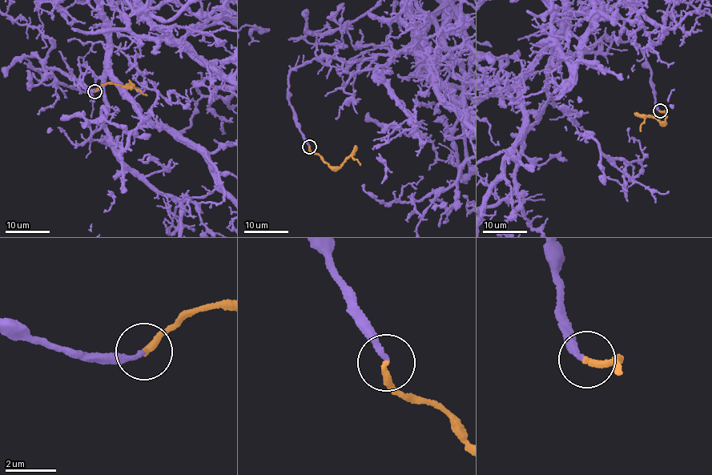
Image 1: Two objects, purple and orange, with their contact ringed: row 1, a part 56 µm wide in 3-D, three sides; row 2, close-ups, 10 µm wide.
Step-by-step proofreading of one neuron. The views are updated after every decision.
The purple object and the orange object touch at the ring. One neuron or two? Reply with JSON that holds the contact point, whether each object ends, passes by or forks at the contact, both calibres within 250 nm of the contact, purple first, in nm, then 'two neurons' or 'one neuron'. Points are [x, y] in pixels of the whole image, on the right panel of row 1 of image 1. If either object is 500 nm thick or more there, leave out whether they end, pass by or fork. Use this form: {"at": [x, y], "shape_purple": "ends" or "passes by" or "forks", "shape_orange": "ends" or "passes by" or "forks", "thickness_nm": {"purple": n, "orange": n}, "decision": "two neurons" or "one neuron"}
{"at": [660, 110], "shape_purple": "ends", "shape_orange": "ends", "thickness_nm": {"purple": 220, "orange": 240}, "decision": "one neuron"}

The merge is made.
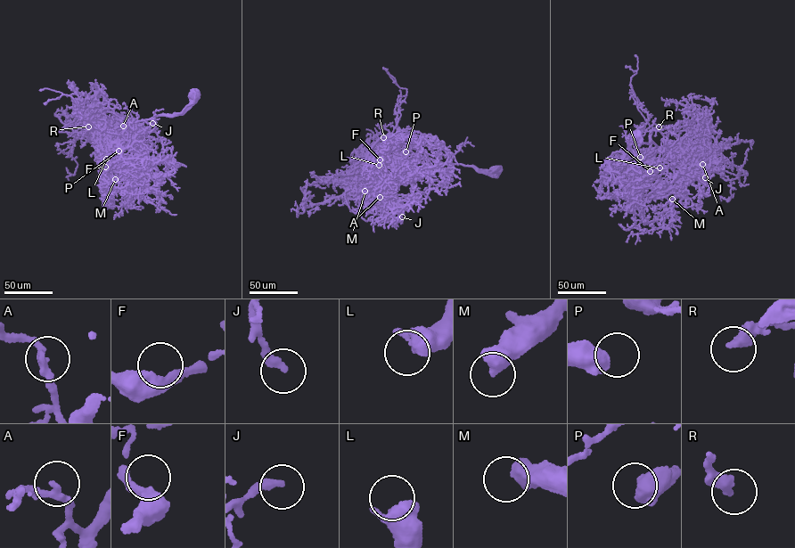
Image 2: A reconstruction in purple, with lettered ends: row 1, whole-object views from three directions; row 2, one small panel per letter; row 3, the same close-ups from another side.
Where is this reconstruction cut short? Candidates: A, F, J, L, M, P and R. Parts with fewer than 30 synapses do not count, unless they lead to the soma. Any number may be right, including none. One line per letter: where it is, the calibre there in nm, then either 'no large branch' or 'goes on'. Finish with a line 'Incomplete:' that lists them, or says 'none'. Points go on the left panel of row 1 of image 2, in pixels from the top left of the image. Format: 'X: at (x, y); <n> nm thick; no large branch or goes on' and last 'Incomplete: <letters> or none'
A: at (123, 126); 240 nm thick; no large branch
F: at (105, 167); 480 nm thick; no large branch
J: at (152, 123); 280 nm thick; no large branch
L: at (106, 159); 480 nm thick; no large branch
M: at (115, 179); 600 nm thick; goes on
P: at (118, 151); 650 nm thick; no large branch
R: at (88, 126); 440 nm thick; no large branch
Incomplete: M

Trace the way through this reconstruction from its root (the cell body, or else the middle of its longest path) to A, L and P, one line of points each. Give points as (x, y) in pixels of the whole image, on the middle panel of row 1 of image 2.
A: (497, 169), (487, 173), (471, 165), (446, 163), (427, 157), (412, 160), (397, 154), (381, 176), (380, 197)
L: (497, 169), (487, 173), (471, 165), (427, 157), (412, 160), (401, 154), (387, 159), (382, 167), (379, 165)
P: (497, 169), (487, 173), (471, 165), (446, 163), (427, 157), (412, 160), (396, 154), (405, 151)

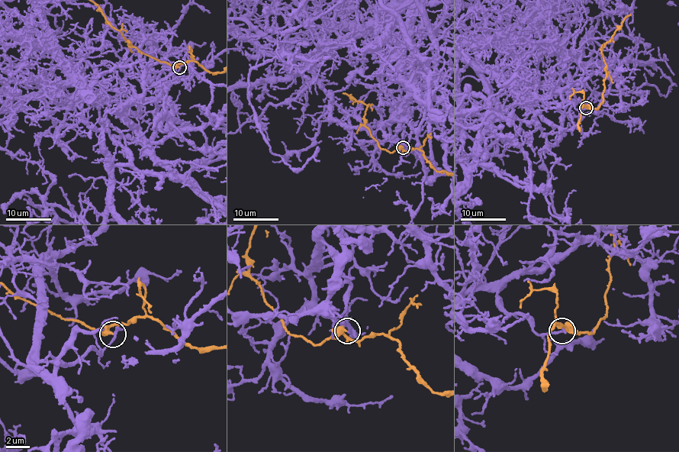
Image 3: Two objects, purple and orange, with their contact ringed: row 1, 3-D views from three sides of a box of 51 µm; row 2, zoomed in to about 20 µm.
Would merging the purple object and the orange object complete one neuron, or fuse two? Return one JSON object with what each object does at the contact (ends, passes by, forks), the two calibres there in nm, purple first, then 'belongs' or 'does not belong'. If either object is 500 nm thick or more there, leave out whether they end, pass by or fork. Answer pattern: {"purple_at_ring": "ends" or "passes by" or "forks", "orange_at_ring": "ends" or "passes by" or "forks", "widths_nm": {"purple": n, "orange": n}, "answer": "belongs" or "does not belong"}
{"purple_at_ring": "ends", "orange_at_ring": "passes by", "widths_nm": {"purple": 320, "orange": 280}, "answer": "does not belong"}

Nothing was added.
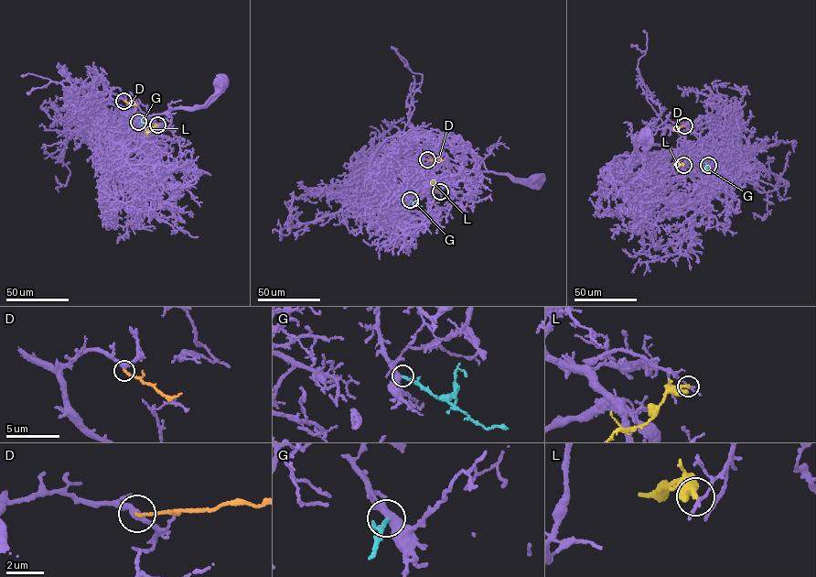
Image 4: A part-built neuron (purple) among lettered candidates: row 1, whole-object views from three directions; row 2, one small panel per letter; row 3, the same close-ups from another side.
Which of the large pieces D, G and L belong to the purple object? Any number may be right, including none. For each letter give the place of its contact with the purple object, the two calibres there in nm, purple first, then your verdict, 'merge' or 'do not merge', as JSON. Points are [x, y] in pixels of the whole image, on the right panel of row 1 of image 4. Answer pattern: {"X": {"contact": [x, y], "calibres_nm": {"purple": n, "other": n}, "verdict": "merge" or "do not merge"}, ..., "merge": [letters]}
{"D": {"contact": [684, 125], "calibres_nm": {"purple": 320, "other": 160}, "verdict": "do not merge"}, "G": {"contact": [708, 165], "calibres_nm": {"purple": 400, "other": 200}, "verdict": "merge"}, "L": {"contact": [683, 165], "calibres_nm": {"purple": 160, "other": 280}, "verdict": "do not merge"}, "merge": ["G"]}

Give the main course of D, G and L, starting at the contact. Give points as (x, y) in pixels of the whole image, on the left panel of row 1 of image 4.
D: (123, 101), (137, 104)
G: (138, 122), (152, 121)
L: (157, 125), (146, 132), (146, 136)

